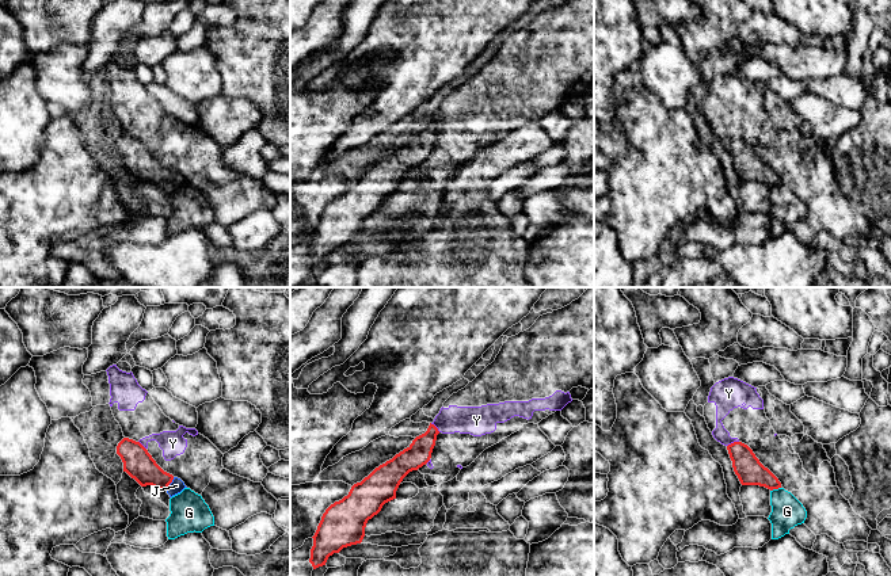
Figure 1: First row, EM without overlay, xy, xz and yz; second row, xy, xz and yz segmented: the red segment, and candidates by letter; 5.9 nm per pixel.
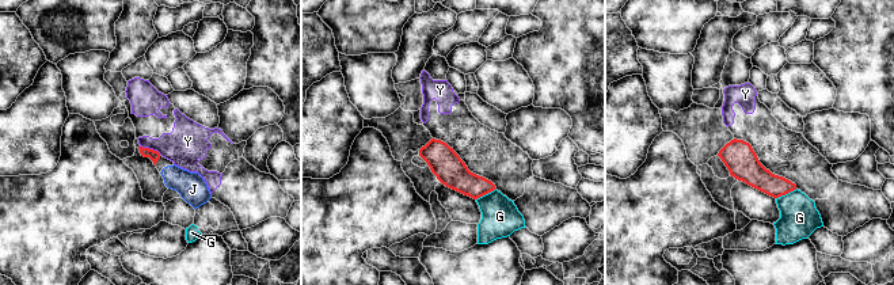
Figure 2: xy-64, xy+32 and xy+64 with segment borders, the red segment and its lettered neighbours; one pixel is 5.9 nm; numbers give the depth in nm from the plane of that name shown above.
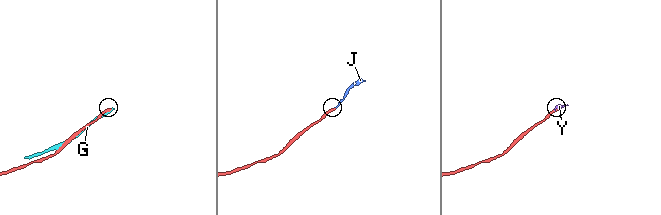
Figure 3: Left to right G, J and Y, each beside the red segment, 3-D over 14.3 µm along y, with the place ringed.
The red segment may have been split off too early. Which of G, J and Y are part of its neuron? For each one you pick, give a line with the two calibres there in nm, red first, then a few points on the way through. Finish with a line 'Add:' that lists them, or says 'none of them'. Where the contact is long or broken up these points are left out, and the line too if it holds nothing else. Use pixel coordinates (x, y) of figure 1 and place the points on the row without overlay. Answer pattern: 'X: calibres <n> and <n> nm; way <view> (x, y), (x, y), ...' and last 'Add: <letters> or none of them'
J: calibres 180 and 80 nm; way xy (139, 160), (147, 168), (170, 179), (176, 182)
Add: J

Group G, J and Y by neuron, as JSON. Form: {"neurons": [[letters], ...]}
{"neurons": [["G"], ["J"], ["Y"]]}

